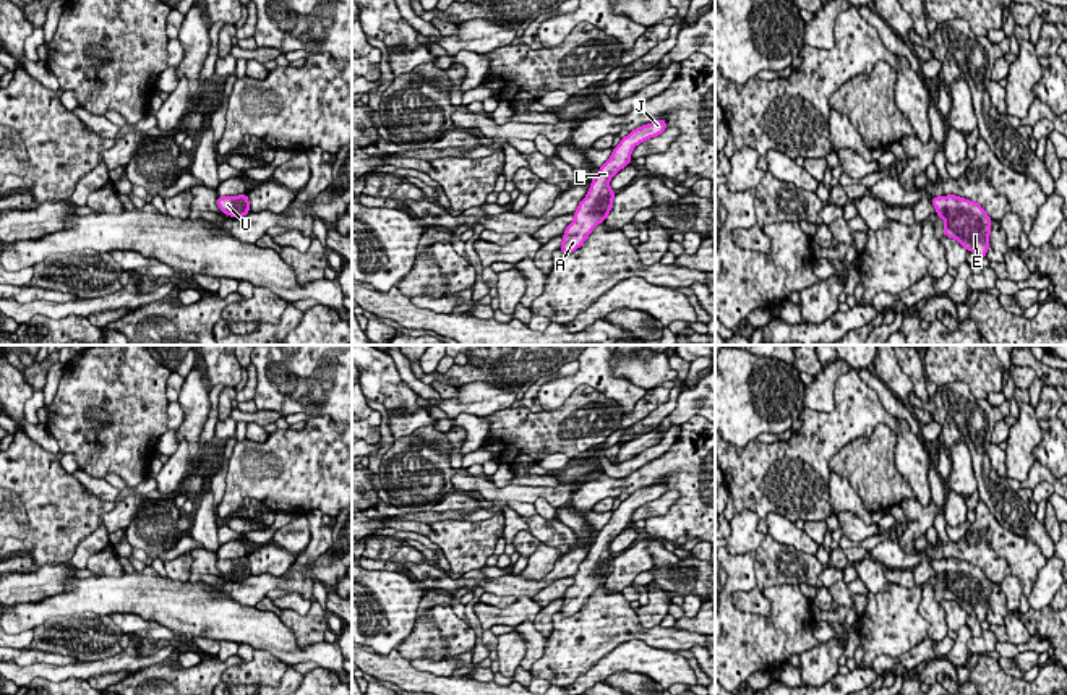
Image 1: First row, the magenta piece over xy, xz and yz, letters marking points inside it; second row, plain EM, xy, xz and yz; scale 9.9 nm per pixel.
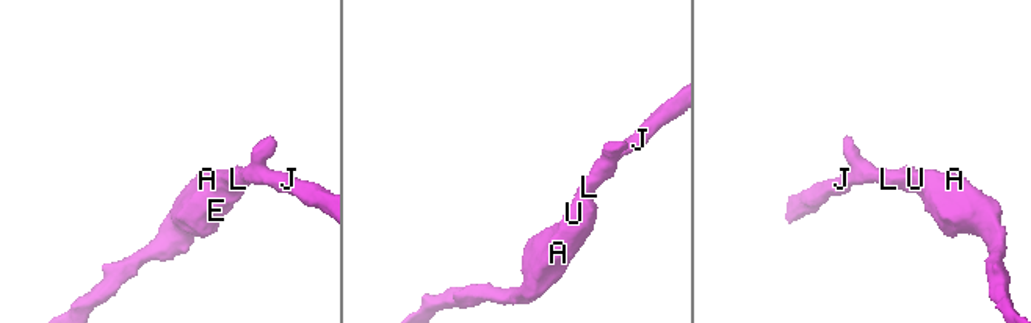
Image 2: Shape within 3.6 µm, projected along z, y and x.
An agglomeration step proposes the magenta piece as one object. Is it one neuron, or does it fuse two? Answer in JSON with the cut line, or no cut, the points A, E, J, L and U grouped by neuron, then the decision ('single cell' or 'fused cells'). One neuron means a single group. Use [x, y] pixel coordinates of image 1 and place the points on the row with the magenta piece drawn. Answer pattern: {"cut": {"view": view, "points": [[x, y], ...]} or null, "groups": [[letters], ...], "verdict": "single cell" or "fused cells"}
{"cut": null, "groups": [["A", "E", "J", "L", "U"]], "verdict": "single cell"}

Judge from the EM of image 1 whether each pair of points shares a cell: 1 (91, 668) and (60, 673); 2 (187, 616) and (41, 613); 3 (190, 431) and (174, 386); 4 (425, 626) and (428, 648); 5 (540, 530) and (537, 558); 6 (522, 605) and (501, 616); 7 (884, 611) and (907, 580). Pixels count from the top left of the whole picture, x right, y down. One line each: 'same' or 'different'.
1: same
2: same
3: different
4: same
5: different
6: same
7: different

